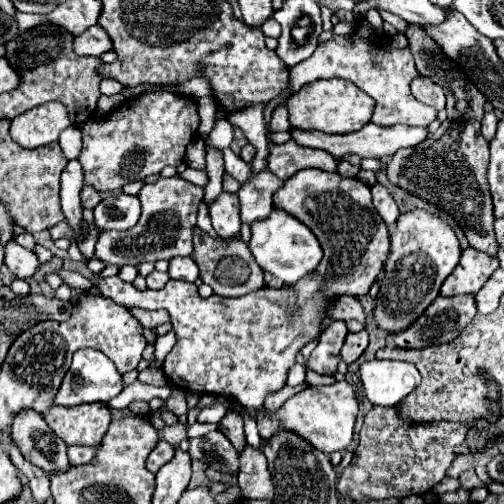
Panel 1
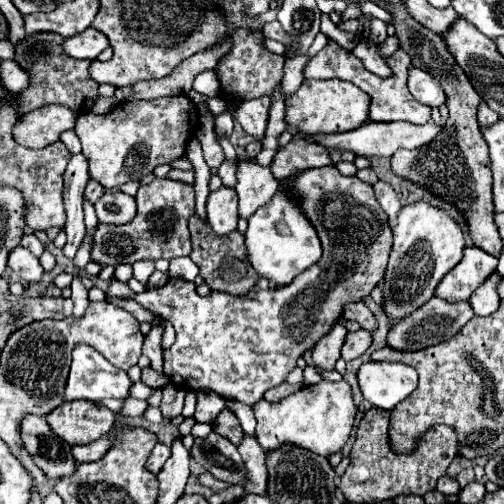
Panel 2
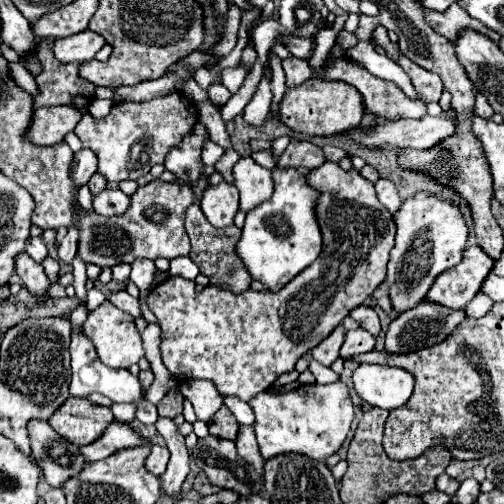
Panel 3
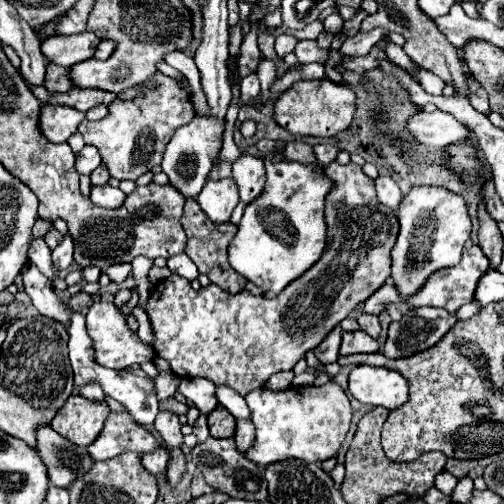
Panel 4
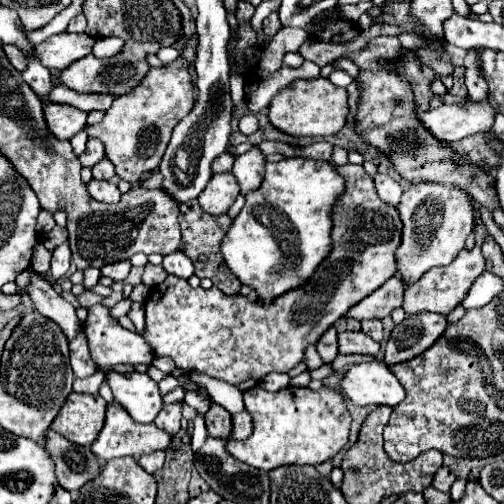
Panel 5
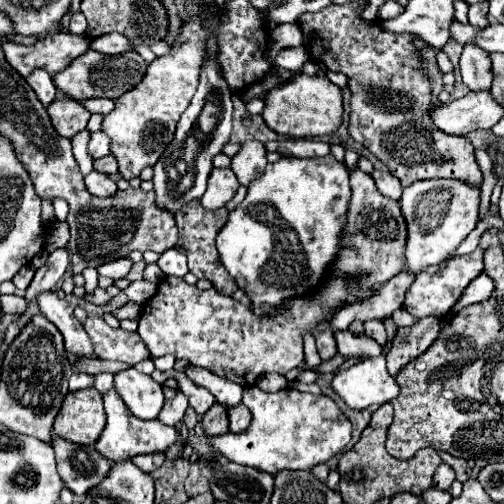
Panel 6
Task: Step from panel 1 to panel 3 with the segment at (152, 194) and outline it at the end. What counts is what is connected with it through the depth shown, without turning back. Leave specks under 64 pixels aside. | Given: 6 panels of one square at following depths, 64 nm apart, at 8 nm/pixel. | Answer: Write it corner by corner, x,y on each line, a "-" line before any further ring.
152,180
146,186
140,186
132,196
128,216
104,218
96,214
84,214
80,210
80,250
78,256
84,256
86,262
100,268
116,264
132,264
136,258
178,258
190,254
190,240
184,228
186,210
194,204
194,194
190,186
182,182
164,182

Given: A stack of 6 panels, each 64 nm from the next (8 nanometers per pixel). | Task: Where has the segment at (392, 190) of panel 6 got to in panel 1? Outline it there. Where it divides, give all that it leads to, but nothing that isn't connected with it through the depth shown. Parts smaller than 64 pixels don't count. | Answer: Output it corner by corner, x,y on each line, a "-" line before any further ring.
382,184
372,186
372,204
374,204
376,212
380,214
380,218
386,222
386,226
392,228
396,224
400,212
398,212
394,198
388,194
388,190

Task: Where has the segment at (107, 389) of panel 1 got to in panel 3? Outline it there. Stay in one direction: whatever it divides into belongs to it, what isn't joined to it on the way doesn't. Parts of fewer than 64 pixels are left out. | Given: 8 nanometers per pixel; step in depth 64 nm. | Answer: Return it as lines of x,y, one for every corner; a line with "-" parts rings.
76,256
72,260
72,274
74,274
74,292
76,292
76,298
80,300
78,308
70,314
70,320
74,324
74,332
72,332
72,344
70,344
70,354
72,354
72,382
70,382
70,396
80,396
80,398
86,398
94,392
102,394
102,396
108,396
112,402
136,402
140,404
138,406
138,412
136,412
136,420
140,420
142,424
156,424
158,420
158,412
156,412
156,406
146,402
144,398
144,390
142,390
142,384
138,382
136,376
132,376
128,370
114,370
114,368
108,368
106,364
102,364
100,356
96,354
96,348
94,344
84,338
84,334
80,332
80,324
86,320
86,314
88,314
88,308
86,308
86,268
84,268
84,260
80,256

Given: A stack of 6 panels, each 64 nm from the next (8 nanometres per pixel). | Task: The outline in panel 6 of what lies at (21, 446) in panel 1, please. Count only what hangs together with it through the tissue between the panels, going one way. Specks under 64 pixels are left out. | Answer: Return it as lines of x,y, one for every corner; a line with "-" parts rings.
52,436
52,448
56,452
60,478
76,496
84,496
88,488
100,484
112,466
112,462
104,460
94,446
80,446
60,436

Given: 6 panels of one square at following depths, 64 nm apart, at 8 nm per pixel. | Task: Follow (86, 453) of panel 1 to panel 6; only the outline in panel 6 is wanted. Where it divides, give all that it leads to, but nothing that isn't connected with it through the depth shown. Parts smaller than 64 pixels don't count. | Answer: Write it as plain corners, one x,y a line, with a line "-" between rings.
110,390
104,396
104,408
106,408
106,428
102,430
98,442
96,442
96,450
108,458
108,460
130,460
138,454
152,454
152,452
164,452
170,444
174,444
180,438
180,432
176,428
170,428
166,424
160,424
160,420
138,420
136,416
132,416
128,412
128,408
124,408
124,402
120,400
120,396
116,396
114,390

